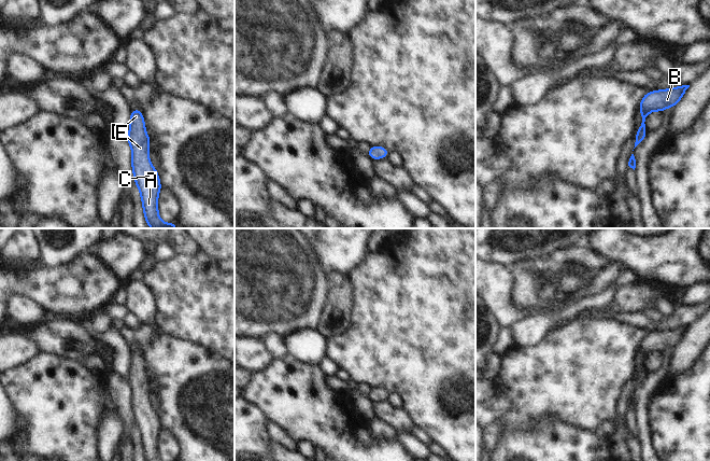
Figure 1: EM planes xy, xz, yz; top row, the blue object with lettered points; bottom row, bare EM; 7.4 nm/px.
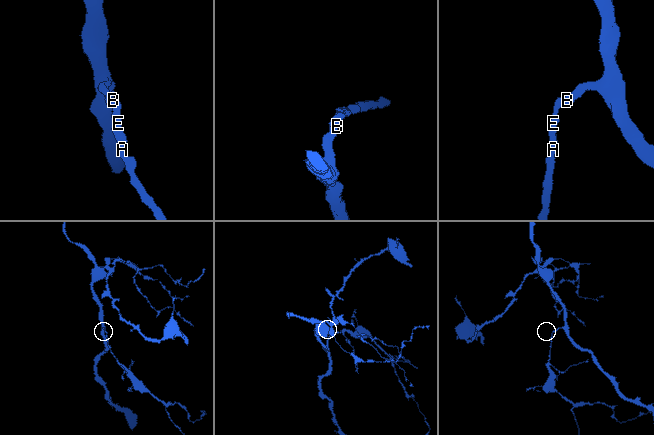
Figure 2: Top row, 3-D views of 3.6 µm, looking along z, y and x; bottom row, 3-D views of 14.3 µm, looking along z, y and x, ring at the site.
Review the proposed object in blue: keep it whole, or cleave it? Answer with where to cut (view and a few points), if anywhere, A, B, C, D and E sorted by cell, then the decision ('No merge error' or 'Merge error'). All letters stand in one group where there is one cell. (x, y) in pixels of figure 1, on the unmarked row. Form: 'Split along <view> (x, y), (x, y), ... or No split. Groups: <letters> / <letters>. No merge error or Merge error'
No split. Groups: A B C D E. No merge error.

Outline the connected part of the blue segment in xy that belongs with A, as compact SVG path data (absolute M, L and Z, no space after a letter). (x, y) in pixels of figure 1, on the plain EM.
M131 351L128 383L132 392L132 413L141 435L145 461L161 461L158 457L158 435L161 430L158 414L148 399L150 378L140 351Z

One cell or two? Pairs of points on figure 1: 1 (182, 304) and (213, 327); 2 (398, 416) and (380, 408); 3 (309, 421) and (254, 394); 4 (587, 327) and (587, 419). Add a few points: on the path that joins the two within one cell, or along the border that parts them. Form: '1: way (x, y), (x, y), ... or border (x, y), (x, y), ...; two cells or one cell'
1: way (189, 304), (206, 320); one cell
2: way (394, 416), (384, 411); one cell
3: way (295, 407), (282, 394), (268, 394); one cell
4: way (587, 350), (587, 396); one cell

